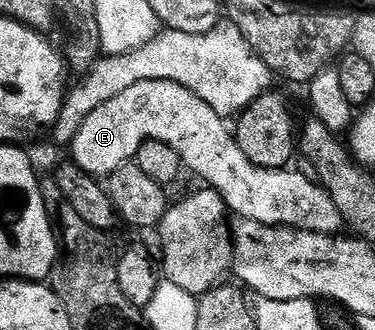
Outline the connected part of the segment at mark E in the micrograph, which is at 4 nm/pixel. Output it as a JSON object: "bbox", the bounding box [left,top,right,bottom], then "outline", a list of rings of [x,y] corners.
{"bbox":[70,80,346,236],"outline":[[[169,80],[154,82],[138,82],[138,86],[130,86],[130,90],[122,90],[118,98],[110,98],[110,102],[102,102],[86,122],[82,122],[82,130],[70,145],[71,163],[77,164],[86,174],[97,178],[107,178],[114,170],[118,170],[129,162],[135,161],[138,150],[147,140],[166,142],[166,146],[174,146],[178,150],[184,167],[190,173],[201,176],[203,183],[216,191],[228,204],[229,209],[241,220],[262,222],[275,228],[296,228],[300,232],[313,232],[335,236],[345,231],[346,225],[342,213],[334,198],[311,175],[303,176],[300,172],[292,172],[288,168],[263,168],[254,166],[246,154],[238,146],[233,129],[226,125],[225,117],[219,116],[198,94],[186,90],[186,86],[178,86]]]}

